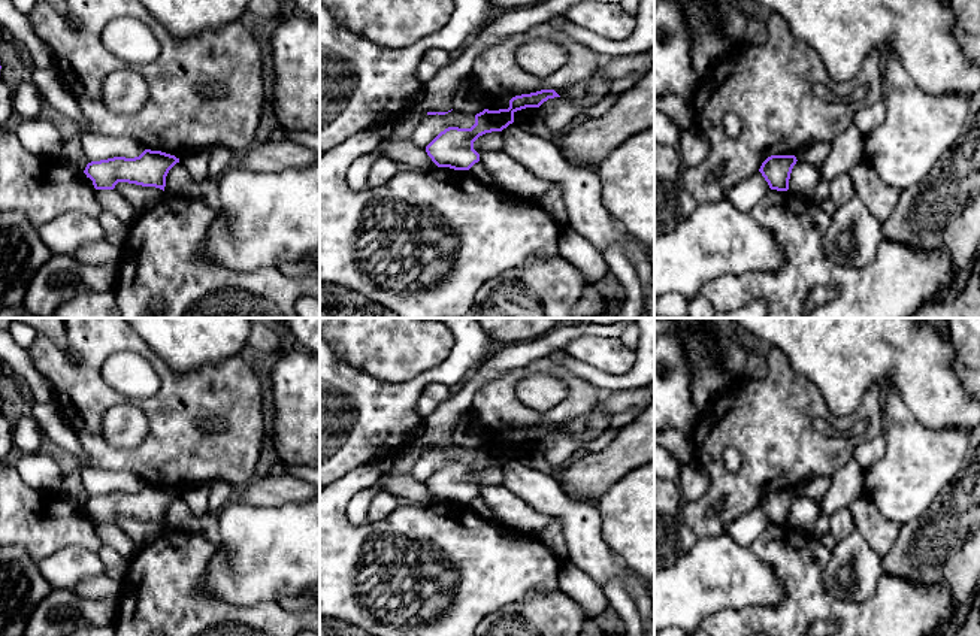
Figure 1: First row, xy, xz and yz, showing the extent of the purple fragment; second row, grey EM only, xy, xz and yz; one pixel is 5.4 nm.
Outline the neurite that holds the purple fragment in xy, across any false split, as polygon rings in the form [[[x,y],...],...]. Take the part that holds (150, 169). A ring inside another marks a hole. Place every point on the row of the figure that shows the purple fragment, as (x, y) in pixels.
[[[145,149],[139,157],[114,157],[87,164],[84,173],[96,190],[114,190],[118,182],[155,187],[164,191],[169,170],[179,163],[175,155]]]

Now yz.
[[[771,155],[762,163],[759,172],[771,190],[787,191],[790,173],[796,161],[795,155]]]

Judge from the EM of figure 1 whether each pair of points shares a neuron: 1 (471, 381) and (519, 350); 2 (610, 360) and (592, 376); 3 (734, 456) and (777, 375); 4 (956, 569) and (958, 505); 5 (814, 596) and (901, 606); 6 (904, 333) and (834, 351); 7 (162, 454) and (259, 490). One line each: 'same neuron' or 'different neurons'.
1: same neuron
2: different neurons
3: different neurons
4: same neuron
5: same neuron
6: same neuron
7: different neurons

